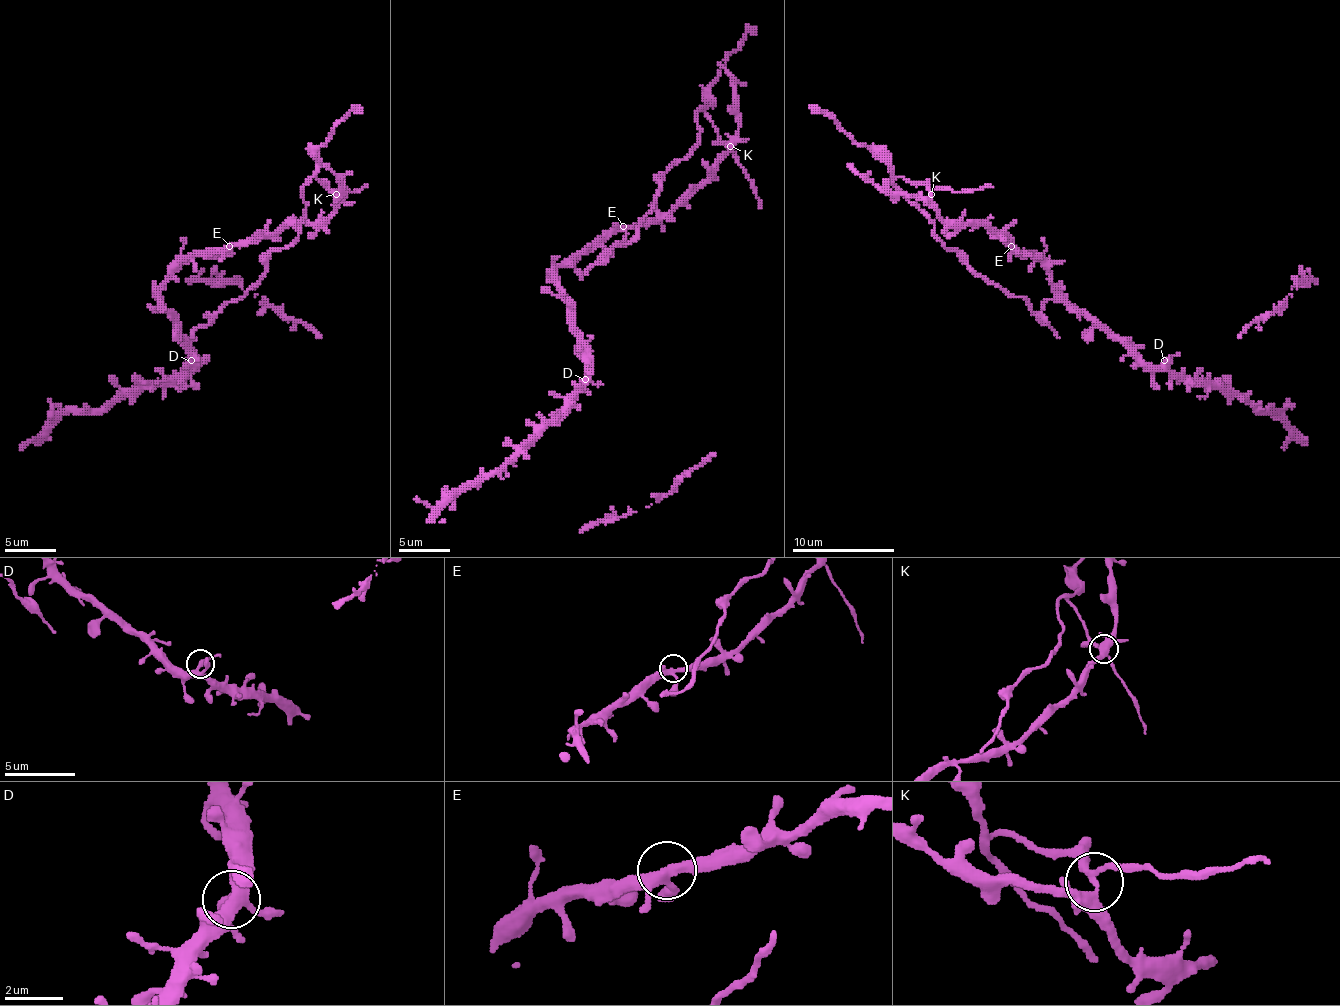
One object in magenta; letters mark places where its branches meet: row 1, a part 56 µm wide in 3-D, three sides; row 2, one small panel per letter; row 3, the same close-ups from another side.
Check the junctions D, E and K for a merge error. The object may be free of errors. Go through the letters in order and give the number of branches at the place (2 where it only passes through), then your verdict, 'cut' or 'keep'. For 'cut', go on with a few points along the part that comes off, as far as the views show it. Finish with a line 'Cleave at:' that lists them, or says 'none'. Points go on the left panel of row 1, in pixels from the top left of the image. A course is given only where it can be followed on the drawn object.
D: 4 branches meet; keep
E: 4 branches meet; keep
K: 4 branches meet; cut; foreign part runs (336, 195), (314, 177), (306, 182), (306, 210), (298, 235), (270, 253), (268, 269), (191, 338)
Cleave at: K

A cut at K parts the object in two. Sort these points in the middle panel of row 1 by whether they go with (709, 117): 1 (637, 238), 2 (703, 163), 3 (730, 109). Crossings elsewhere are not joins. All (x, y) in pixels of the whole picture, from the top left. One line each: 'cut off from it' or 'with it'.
1: with it
2: cut off from it
3: cut off from it

